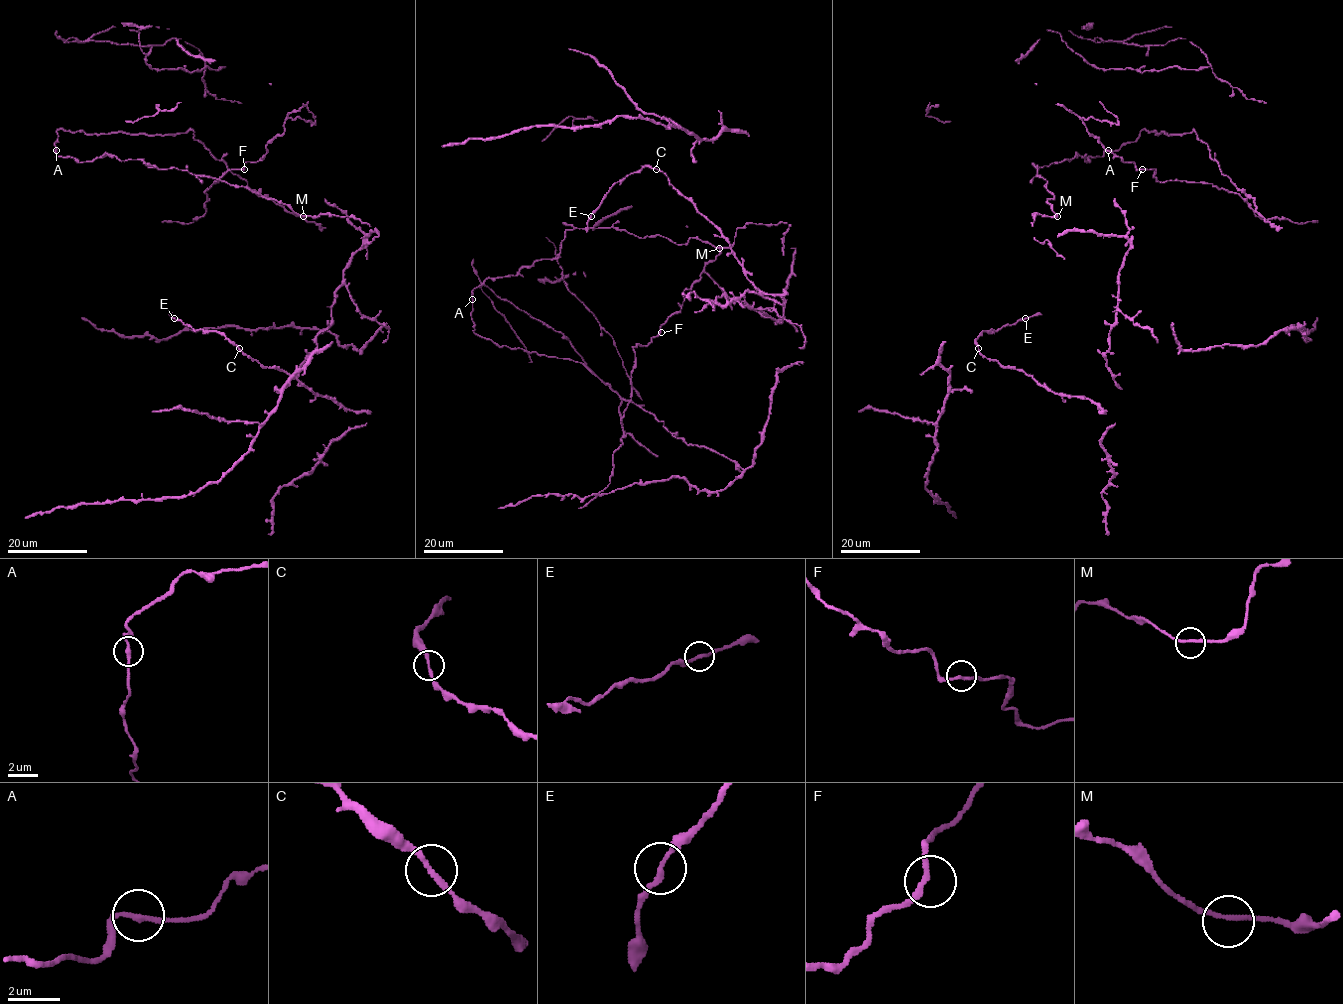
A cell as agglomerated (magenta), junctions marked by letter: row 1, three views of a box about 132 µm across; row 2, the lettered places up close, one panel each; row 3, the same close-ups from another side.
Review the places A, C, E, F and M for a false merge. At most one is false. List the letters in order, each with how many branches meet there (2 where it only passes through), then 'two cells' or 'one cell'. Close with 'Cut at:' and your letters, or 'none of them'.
A: 2 | one cell
C: 2 | one cell
E: 2 | one cell
F: 2 | one cell
M: 2 | one cell
Cut at: none of them

